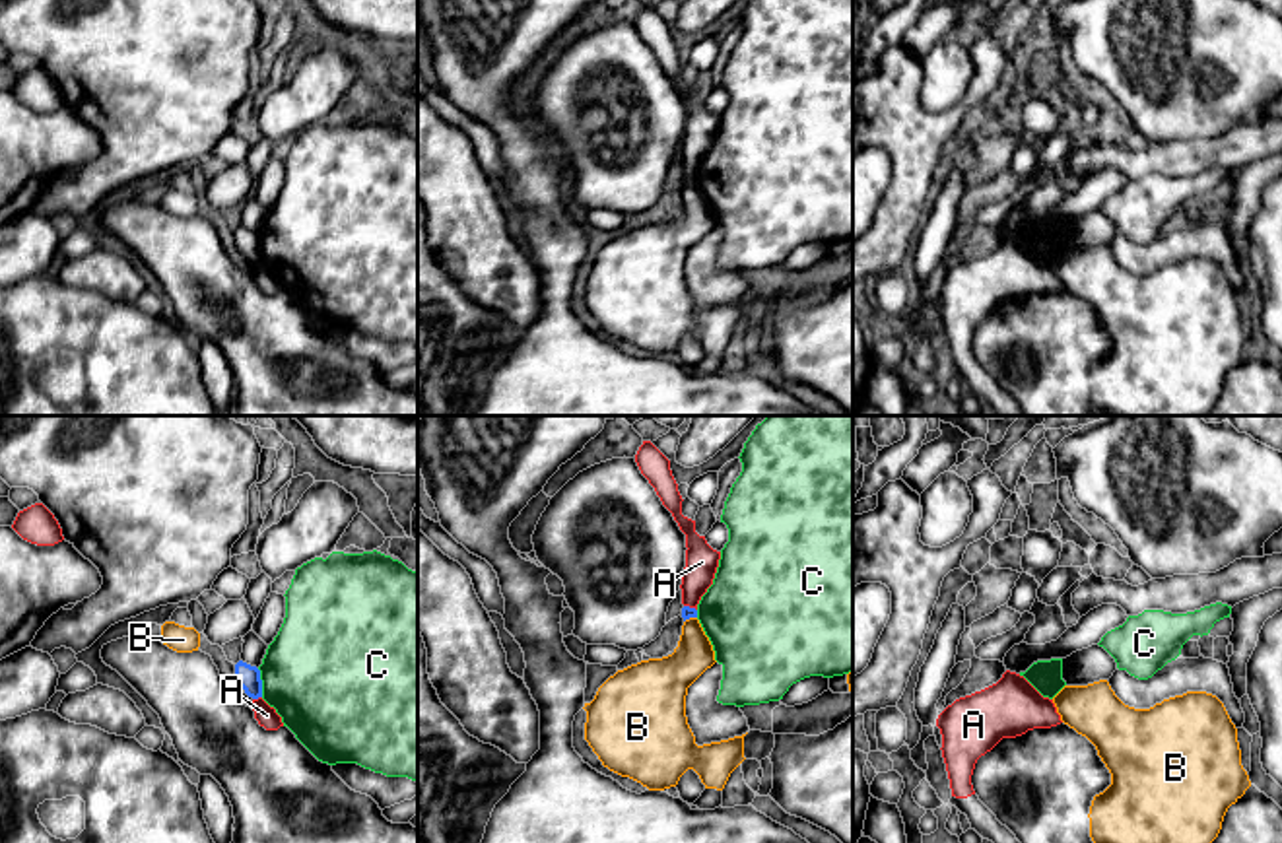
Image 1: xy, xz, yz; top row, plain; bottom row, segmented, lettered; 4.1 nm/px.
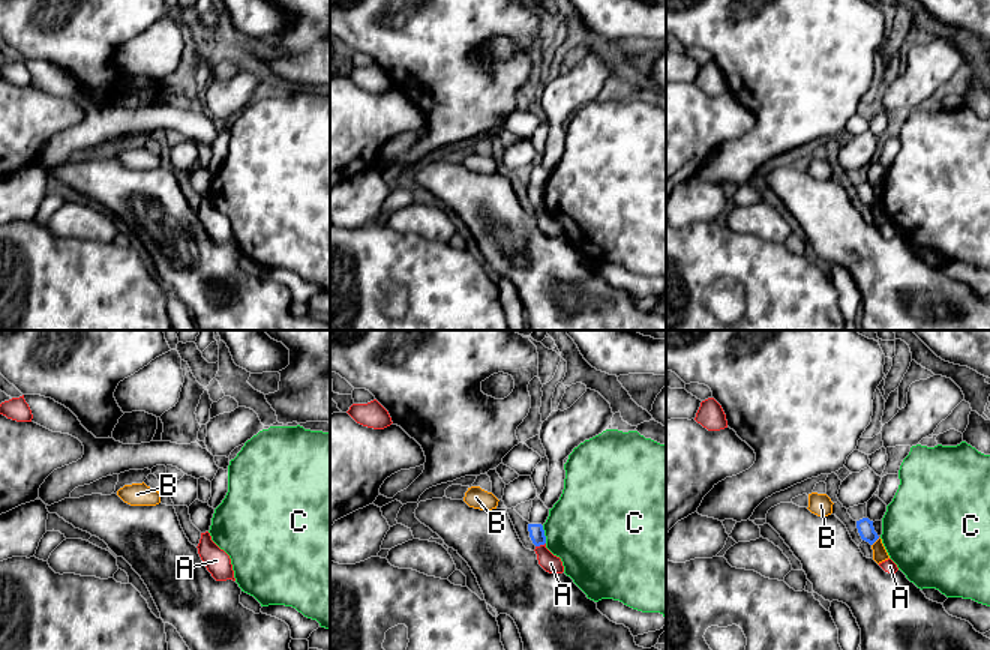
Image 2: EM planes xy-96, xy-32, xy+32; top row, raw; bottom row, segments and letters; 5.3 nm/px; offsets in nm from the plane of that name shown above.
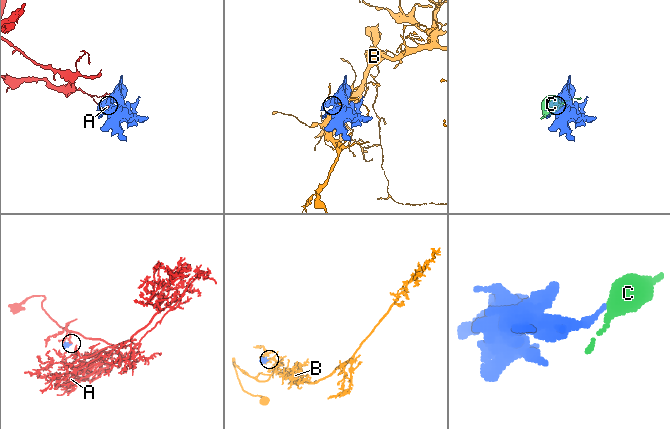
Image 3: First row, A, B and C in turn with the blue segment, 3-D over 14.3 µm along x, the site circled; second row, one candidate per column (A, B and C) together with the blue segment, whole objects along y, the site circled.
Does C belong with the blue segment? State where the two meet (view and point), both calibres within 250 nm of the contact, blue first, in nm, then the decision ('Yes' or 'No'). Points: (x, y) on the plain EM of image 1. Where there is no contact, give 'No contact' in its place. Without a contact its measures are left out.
Touches blue at xy (261, 247). Thickness 100 nm (blue) against 480 nm. No

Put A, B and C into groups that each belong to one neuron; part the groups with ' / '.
A / B / C

